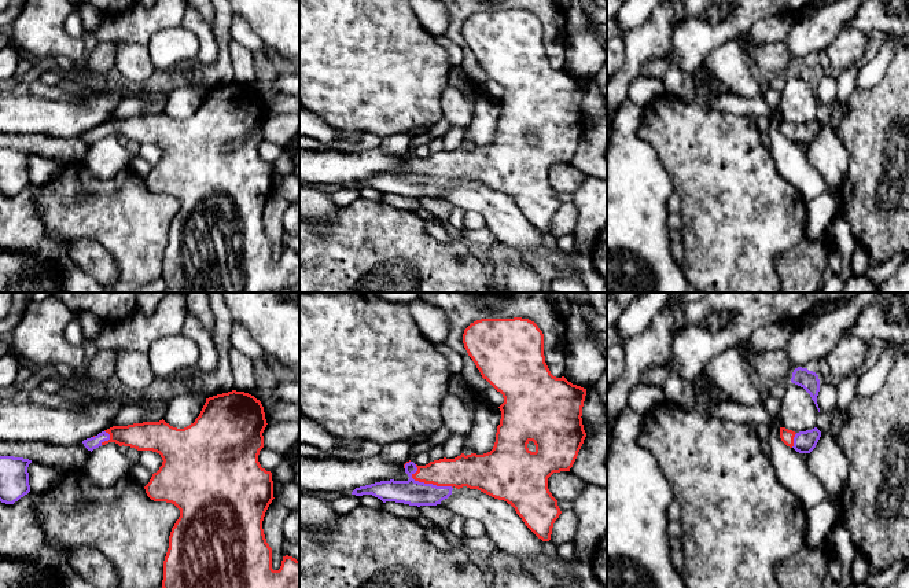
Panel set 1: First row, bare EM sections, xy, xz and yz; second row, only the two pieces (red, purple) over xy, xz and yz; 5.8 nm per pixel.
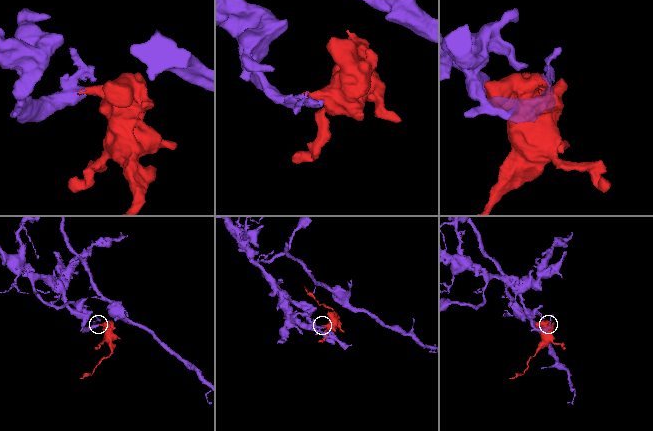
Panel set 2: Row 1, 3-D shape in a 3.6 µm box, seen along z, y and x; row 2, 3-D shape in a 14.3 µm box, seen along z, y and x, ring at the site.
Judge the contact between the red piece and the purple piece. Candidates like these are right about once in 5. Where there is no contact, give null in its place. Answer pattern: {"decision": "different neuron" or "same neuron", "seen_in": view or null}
{"decision": "same neuron", "seen_in": "xz"}

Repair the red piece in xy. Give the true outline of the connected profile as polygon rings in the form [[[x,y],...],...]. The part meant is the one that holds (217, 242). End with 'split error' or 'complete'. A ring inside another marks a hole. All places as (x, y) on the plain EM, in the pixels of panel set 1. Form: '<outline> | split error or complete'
[[[232,82],[206,91],[199,109],[184,121],[173,120],[162,111],[113,118],[82,133],[91,144],[115,135],[119,139],[161,147],[162,158],[144,179],[146,185],[154,194],[172,195],[180,202],[163,253],[165,293],[299,293],[299,253],[286,247],[280,261],[273,262],[272,240],[262,221],[265,205],[275,191],[272,165],[262,161],[258,154],[266,117],[261,93],[249,85]]] | split error

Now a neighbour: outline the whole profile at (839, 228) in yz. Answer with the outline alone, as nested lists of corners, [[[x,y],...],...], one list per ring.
[[[836,192],[836,199],[838,199],[838,209],[835,212],[833,218],[829,223],[829,232],[833,238],[835,246],[840,250],[842,253],[842,261],[850,261],[850,257],[857,247],[857,242],[854,236],[851,235],[850,225],[849,223],[840,216],[840,194]]]

